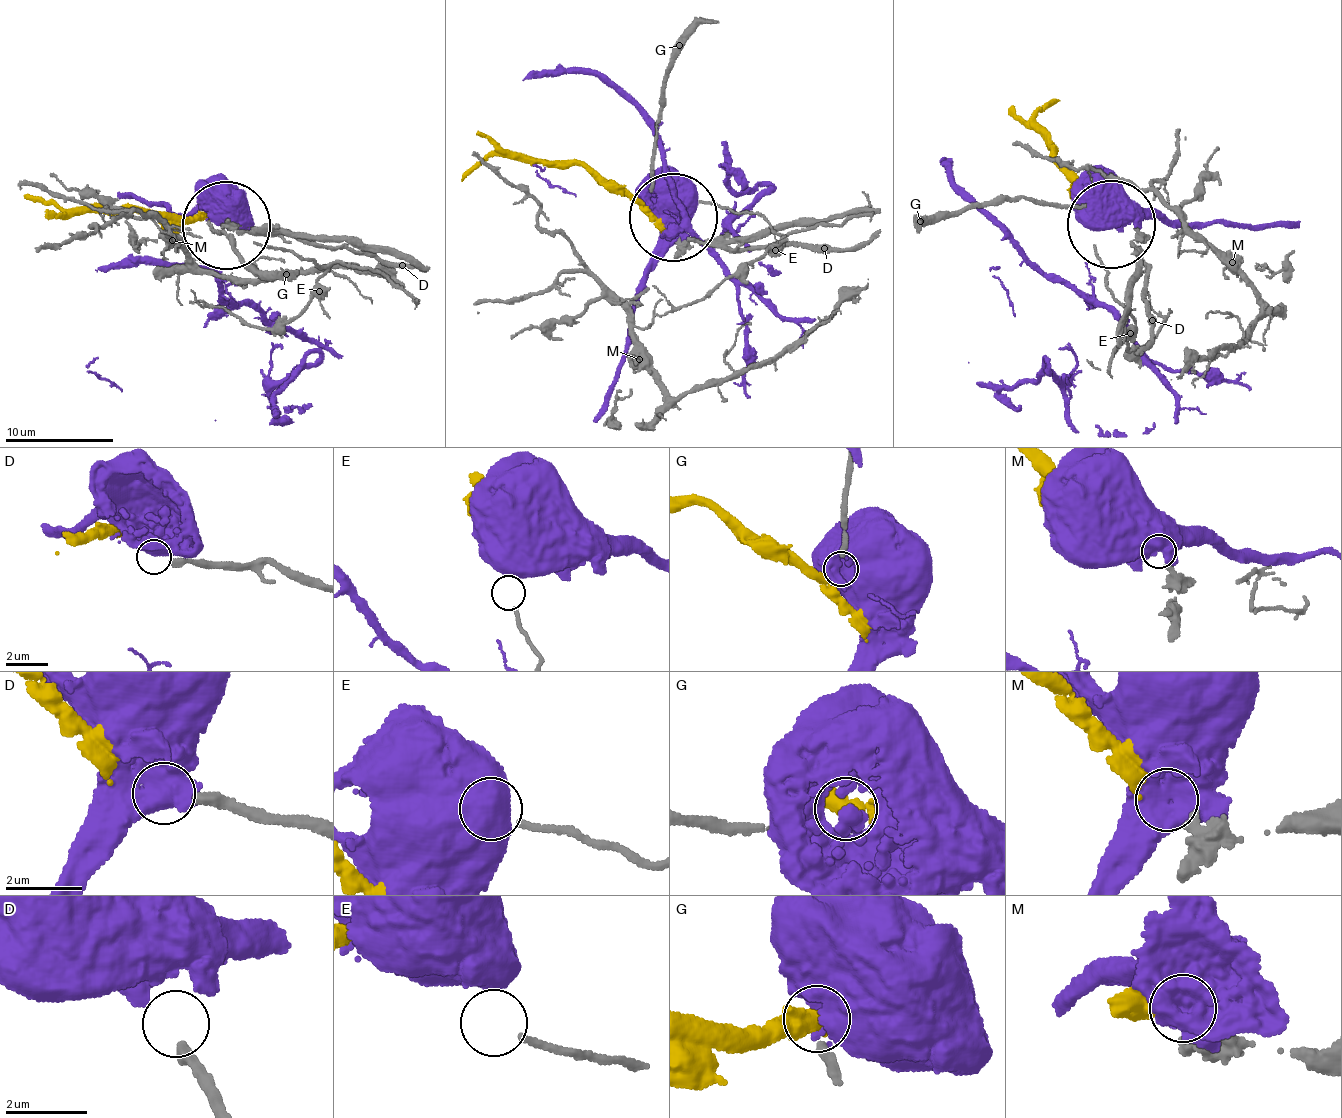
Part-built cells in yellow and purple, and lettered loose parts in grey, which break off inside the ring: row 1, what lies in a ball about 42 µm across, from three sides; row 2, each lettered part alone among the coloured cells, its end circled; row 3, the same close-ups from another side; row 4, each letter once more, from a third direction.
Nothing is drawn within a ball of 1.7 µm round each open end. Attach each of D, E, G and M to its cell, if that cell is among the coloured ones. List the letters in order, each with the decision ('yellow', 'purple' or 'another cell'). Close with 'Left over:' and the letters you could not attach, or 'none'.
D: another cell
E: another cell
G: another cell
M: yellow
Left over: D, E, G

